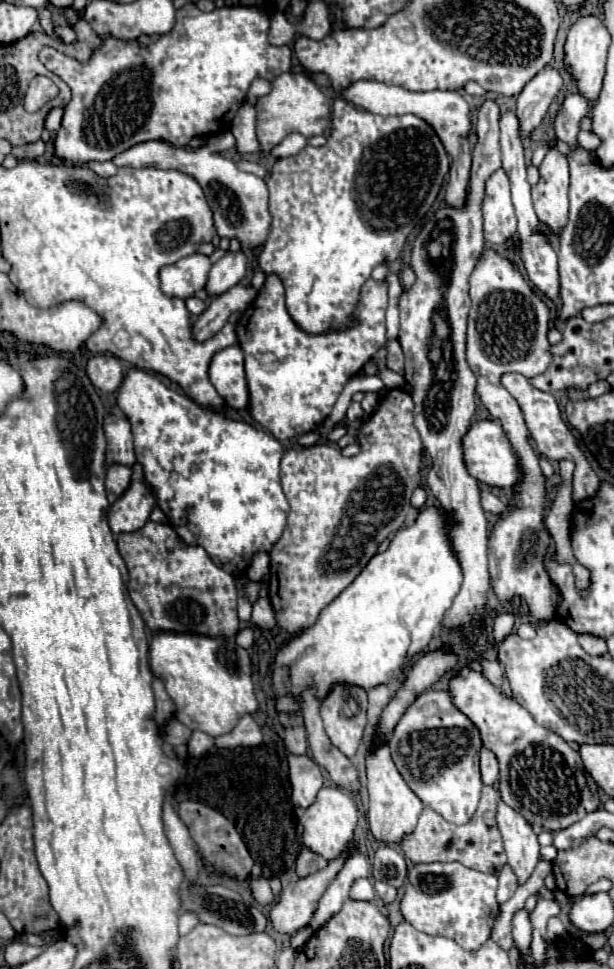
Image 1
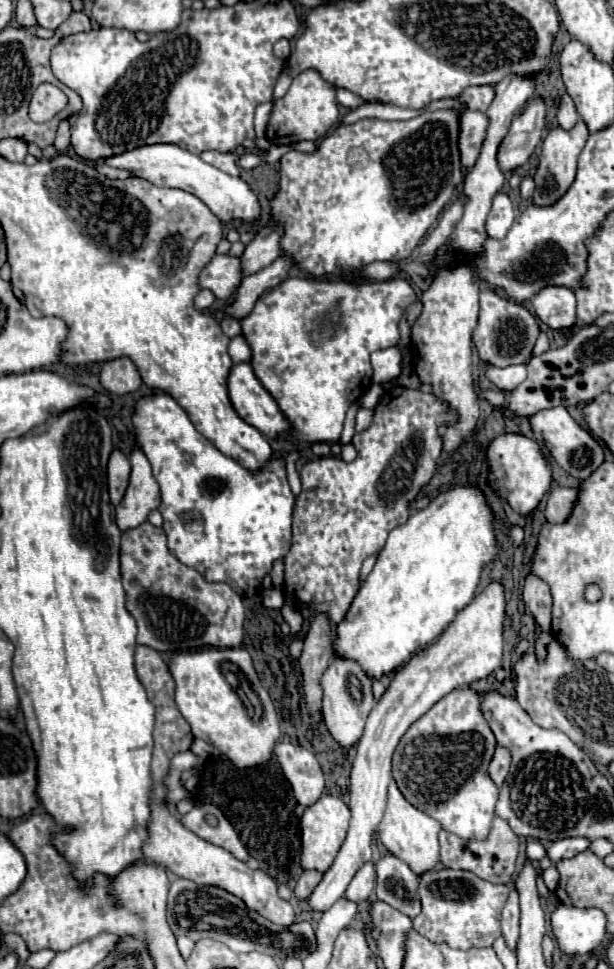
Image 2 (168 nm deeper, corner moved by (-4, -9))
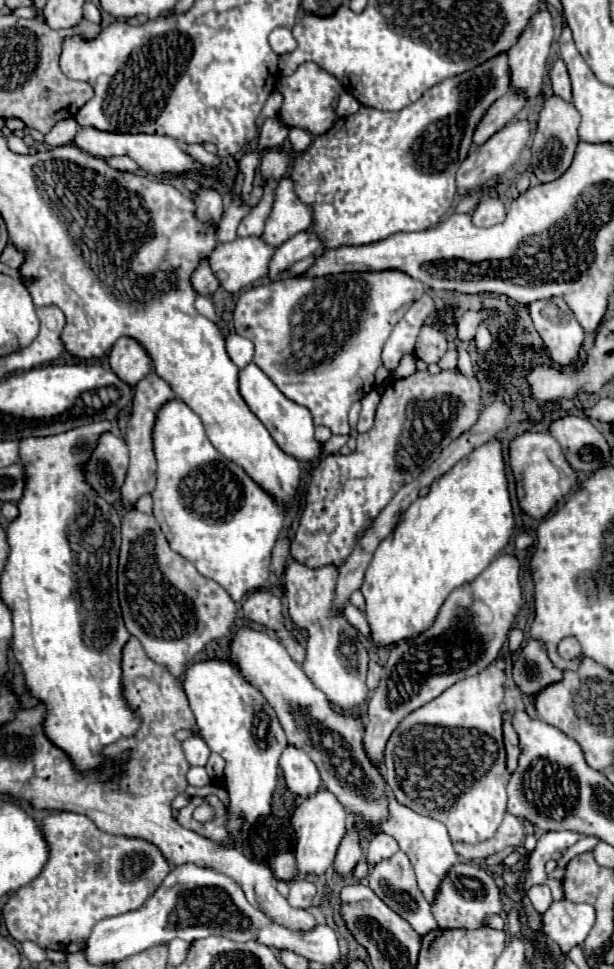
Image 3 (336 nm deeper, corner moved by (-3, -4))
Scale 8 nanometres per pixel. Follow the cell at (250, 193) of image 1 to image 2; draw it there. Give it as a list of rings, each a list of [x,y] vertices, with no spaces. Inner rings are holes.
[[[174,144],[140,146],[134,150],[128,150],[126,154],[116,154],[114,158],[104,158],[104,162],[108,166],[114,166],[114,168],[126,168],[128,172],[132,172],[132,176],[144,178],[144,180],[152,182],[154,186],[180,188],[180,190],[194,194],[222,222],[228,222],[228,220],[254,222],[260,216],[260,204],[242,178],[230,176],[230,174],[214,168],[212,164],[206,164],[202,158],[198,158],[196,154],[190,154],[188,150],[182,150],[180,146],[174,146]]]

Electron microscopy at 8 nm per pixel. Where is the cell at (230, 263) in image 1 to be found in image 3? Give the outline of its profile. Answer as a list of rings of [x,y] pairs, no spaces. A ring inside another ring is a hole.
[[[289,177],[281,179],[275,189],[273,209],[265,221],[261,239],[271,247],[279,247],[293,235],[305,231],[309,223],[311,223],[309,207],[297,201],[293,193],[293,181]]]

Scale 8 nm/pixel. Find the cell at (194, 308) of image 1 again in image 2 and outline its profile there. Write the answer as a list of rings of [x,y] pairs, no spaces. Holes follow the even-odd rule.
[[[200,290],[198,296],[194,298],[194,304],[196,304],[198,310],[206,310],[212,302],[214,302],[214,294],[212,294],[212,290]]]

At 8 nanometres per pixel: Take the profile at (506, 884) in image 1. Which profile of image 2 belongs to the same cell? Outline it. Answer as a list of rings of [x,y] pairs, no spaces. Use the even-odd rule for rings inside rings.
[[[512,890],[508,902],[502,910],[502,936],[512,952],[516,952],[518,944],[518,930],[520,930],[520,906],[518,906],[518,892]]]

